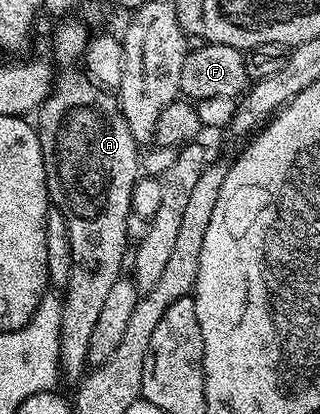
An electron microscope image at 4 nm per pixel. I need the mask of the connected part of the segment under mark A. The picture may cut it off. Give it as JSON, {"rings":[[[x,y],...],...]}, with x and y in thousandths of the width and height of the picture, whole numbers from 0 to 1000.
{"rings":[[[184,169],[166,220],[113,271],[113,314],[144,411],[144,464],[156,471],[159,493],[213,543],[213,572],[225,592],[231,645],[213,659],[194,722],[181,882],[191,913],[228,920],[253,918],[272,894],[275,824],[288,816],[288,795],[300,795],[300,775],[313,768],[338,705],[384,662],[381,623],[400,616],[394,556],[406,548],[406,488],[419,481],[419,440],[438,425],[438,350],[413,331],[400,292],[388,292],[366,237],[334,213],[281,198],[278,181],[244,171]]]}

